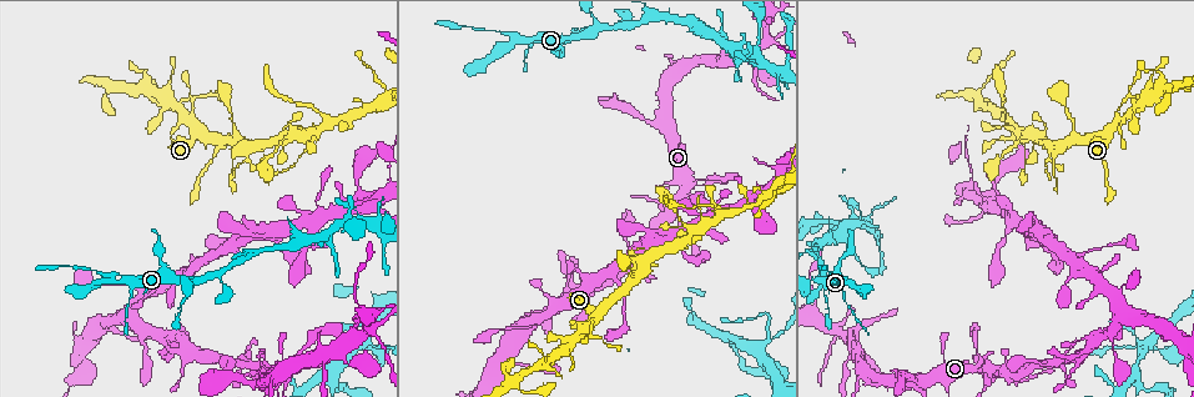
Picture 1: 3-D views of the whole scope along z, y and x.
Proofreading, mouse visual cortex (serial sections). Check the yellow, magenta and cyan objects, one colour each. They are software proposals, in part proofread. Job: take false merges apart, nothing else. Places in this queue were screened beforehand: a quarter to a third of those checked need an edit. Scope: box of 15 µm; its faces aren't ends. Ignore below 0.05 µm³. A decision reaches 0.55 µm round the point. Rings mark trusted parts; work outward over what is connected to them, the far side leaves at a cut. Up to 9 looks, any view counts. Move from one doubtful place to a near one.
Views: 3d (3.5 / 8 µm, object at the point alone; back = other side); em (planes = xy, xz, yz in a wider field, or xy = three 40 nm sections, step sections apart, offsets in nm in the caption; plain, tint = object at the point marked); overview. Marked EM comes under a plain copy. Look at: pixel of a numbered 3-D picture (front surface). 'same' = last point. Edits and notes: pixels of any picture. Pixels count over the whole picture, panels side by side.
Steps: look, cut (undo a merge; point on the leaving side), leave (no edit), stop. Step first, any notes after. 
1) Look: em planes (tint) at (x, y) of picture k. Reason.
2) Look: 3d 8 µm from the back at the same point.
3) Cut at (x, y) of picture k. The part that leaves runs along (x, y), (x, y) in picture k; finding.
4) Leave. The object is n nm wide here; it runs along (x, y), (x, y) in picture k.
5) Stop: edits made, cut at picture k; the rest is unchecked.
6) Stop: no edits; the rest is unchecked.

Look: 3d 8 µm at (984, 368) of picture 1. Thin neck.

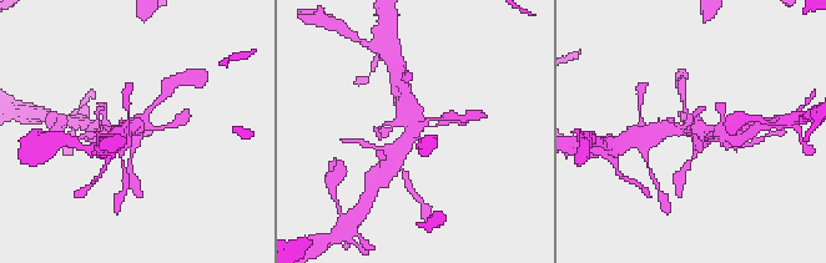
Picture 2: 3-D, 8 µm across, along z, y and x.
Look: em xy step 1 (tint) at (138, 133) of picture 2. Shape alone is not enough.

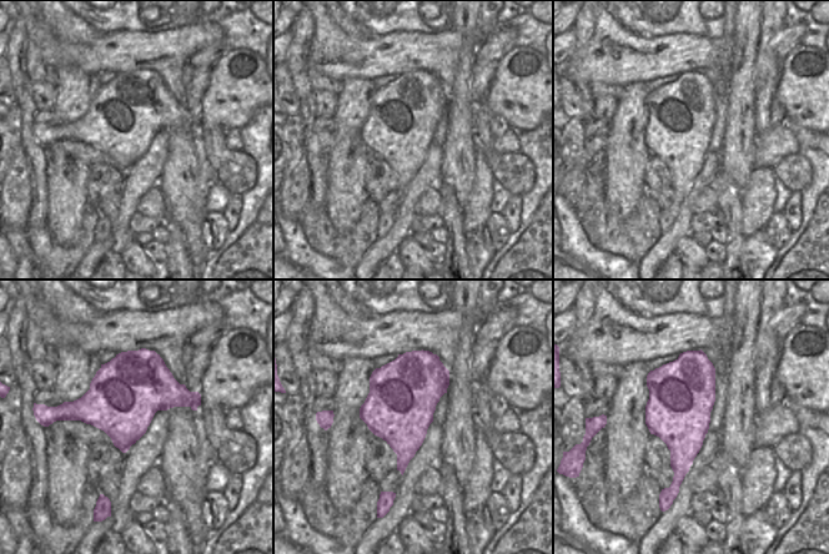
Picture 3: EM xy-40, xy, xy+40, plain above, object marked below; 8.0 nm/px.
Leave. It runs along (403, 91), (414, 129), (394, 153) in picture 2; one cell here.

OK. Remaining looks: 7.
Look: 3d 3.5 µm at (846, 365) of picture 1. Thick turns thin.

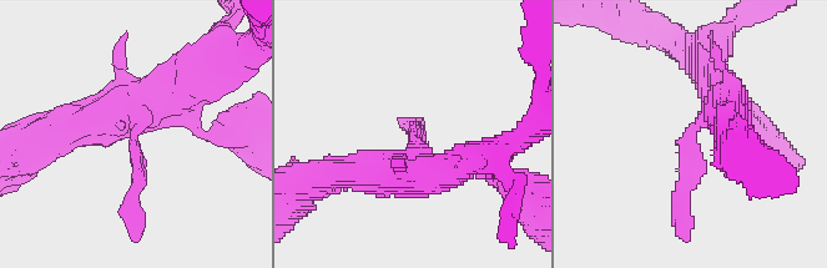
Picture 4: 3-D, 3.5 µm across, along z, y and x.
Look: em xy step 3 (tint) at (134, 133) of picture 4. The arms are 200, 500 nm wide.

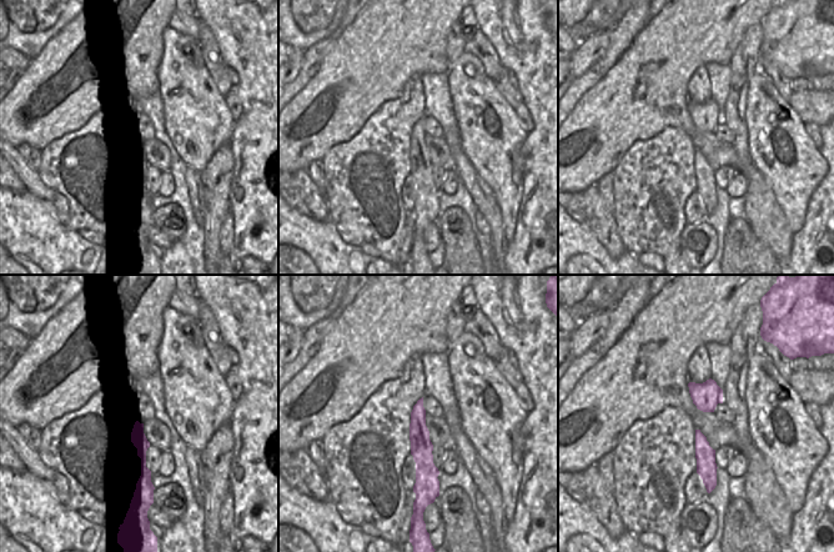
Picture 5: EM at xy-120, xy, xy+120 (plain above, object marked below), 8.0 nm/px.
Leave. It runs along (727, 119), (689, 137), (682, 218) in picture 4; one cell here.

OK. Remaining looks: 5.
Look: 3d 3.5 µm at (598, 26) of picture 1. Three arms meet.

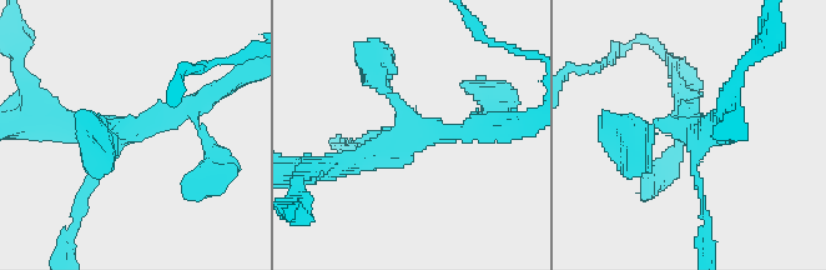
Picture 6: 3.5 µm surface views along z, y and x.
Look: em xy step 3 (tint) at (133, 129) of picture 6. Need the tissue.

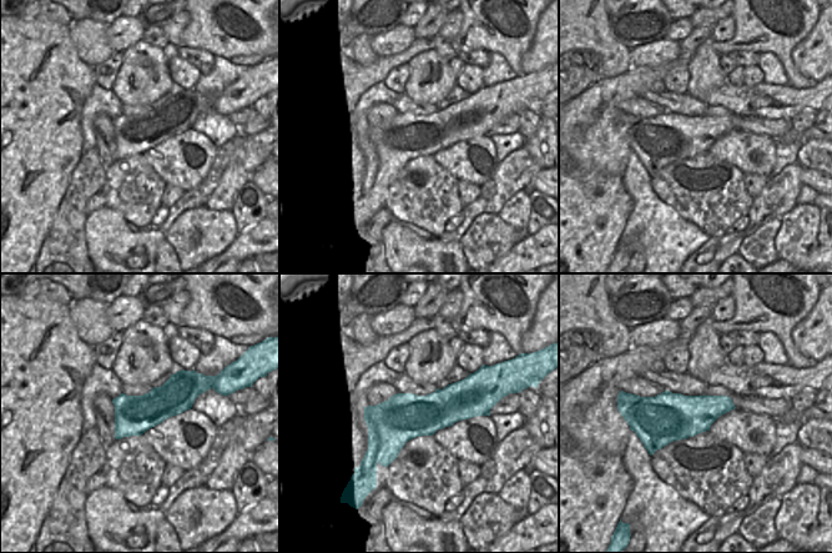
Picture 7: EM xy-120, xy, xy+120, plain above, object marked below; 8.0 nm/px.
Look: em xy step 5 (tint) at the same point. Another direction.

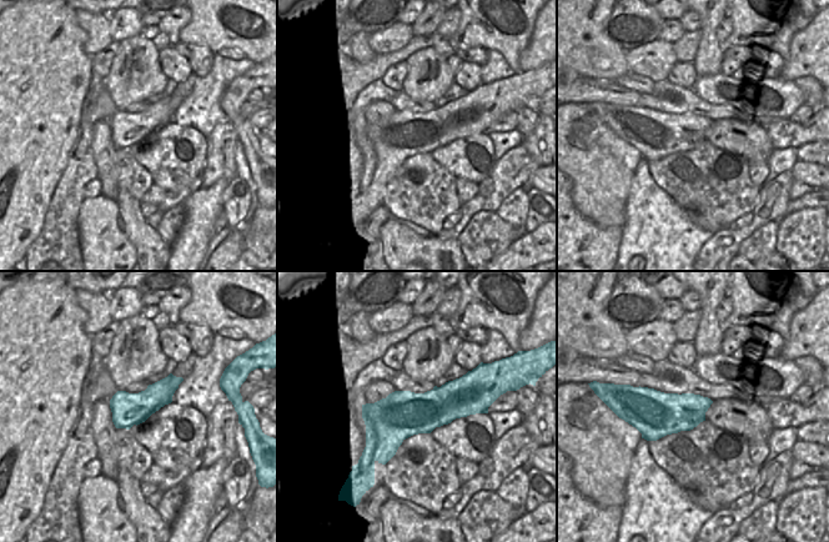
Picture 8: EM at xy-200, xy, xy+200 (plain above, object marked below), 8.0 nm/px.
Leave. All the same cell.

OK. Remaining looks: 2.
Look: 3d 8 µm at (117, 282) of picture 1. A narrow waist.

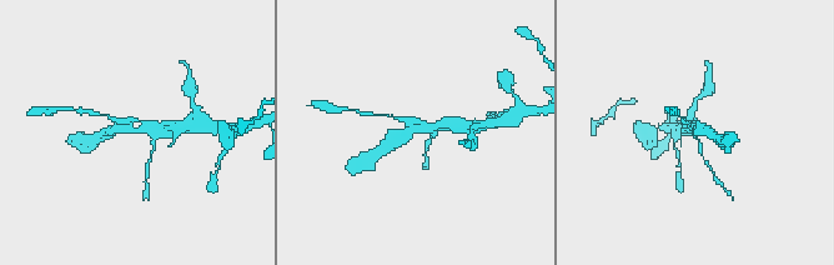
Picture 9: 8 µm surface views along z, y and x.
Look: em xy step 2 (tint) at (135, 130) of picture 9.

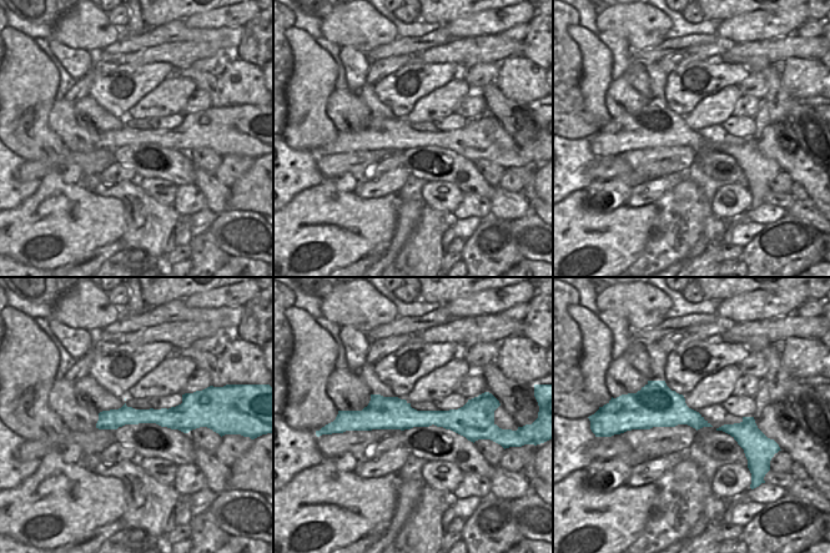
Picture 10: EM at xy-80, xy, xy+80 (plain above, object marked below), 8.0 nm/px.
Leave. It runs along (451, 126), (416, 128), (386, 146) in picture 9; all the same cell.

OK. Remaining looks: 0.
Stop: no edits; the rest is unchecked.

